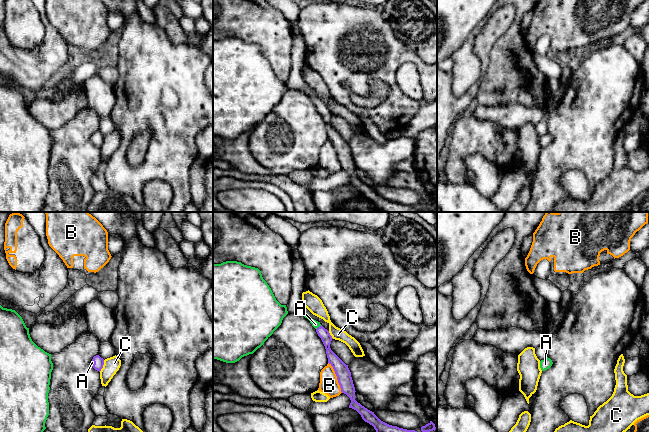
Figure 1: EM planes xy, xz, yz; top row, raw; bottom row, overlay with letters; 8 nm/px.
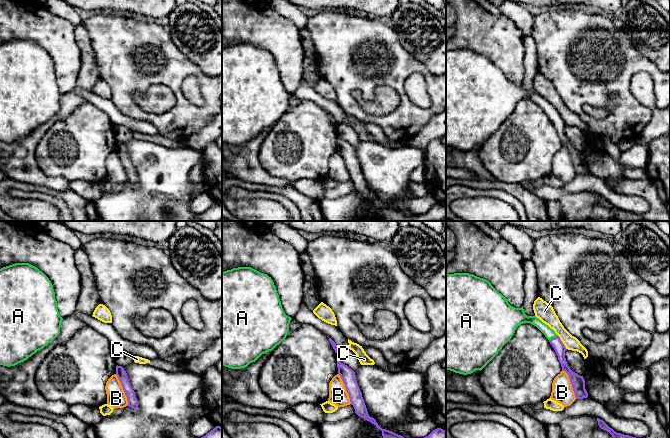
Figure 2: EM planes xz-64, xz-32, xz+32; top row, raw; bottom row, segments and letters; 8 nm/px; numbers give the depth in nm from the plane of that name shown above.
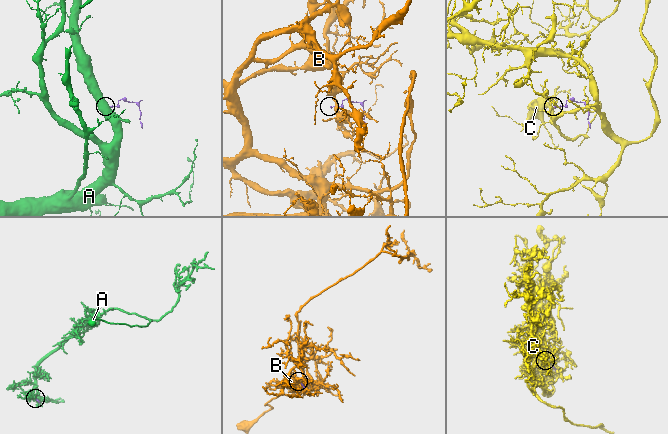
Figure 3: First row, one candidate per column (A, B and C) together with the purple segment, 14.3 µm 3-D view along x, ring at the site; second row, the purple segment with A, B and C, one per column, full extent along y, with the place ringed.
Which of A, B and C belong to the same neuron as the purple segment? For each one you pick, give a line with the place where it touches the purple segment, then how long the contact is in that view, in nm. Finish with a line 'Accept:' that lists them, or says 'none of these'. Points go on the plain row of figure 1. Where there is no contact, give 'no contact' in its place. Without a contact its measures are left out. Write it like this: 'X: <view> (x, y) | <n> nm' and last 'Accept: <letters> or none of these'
A: xz (318, 103) | 60 nm
Accept: A

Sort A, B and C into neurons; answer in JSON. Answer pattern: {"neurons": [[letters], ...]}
{"neurons": [["A"], ["B"], ["C"]]}

